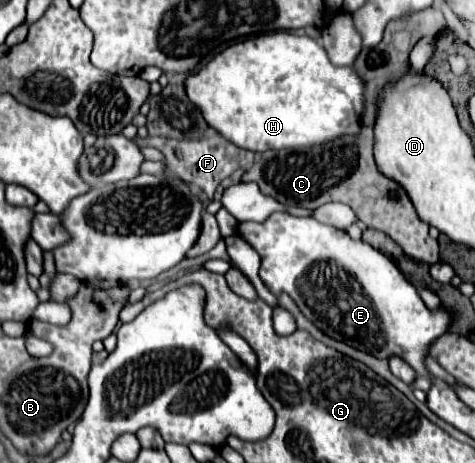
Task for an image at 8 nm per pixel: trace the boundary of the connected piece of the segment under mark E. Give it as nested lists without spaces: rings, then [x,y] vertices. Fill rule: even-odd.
[[[272,213],[264,223],[252,223],[252,221],[240,223],[240,225],[238,225],[238,233],[258,251],[258,255],[260,255],[260,259],[262,259],[260,279],[262,279],[274,293],[286,291],[286,293],[298,303],[298,307],[302,309],[302,313],[304,313],[306,317],[314,319],[314,323],[318,323],[318,327],[320,327],[326,335],[330,335],[330,337],[334,337],[334,339],[340,339],[340,341],[346,341],[348,345],[352,345],[352,347],[356,347],[356,349],[362,349],[362,351],[366,351],[366,353],[370,353],[370,355],[376,355],[378,359],[388,359],[388,357],[392,357],[392,355],[398,355],[398,357],[402,357],[410,367],[424,367],[424,359],[426,359],[426,349],[428,349],[428,345],[430,345],[436,337],[440,337],[442,333],[446,333],[446,331],[450,329],[452,313],[450,313],[446,307],[428,309],[428,307],[424,305],[424,301],[420,299],[416,287],[404,277],[404,273],[394,265],[394,261],[392,261],[388,255],[384,255],[382,251],[370,247],[370,245],[364,243],[364,241],[354,241],[354,239],[350,239],[348,233],[342,231],[342,229],[336,229],[336,227],[332,227],[332,225],[318,223],[318,221],[312,219],[312,217],[292,217],[292,215],[288,215],[288,213]]]

